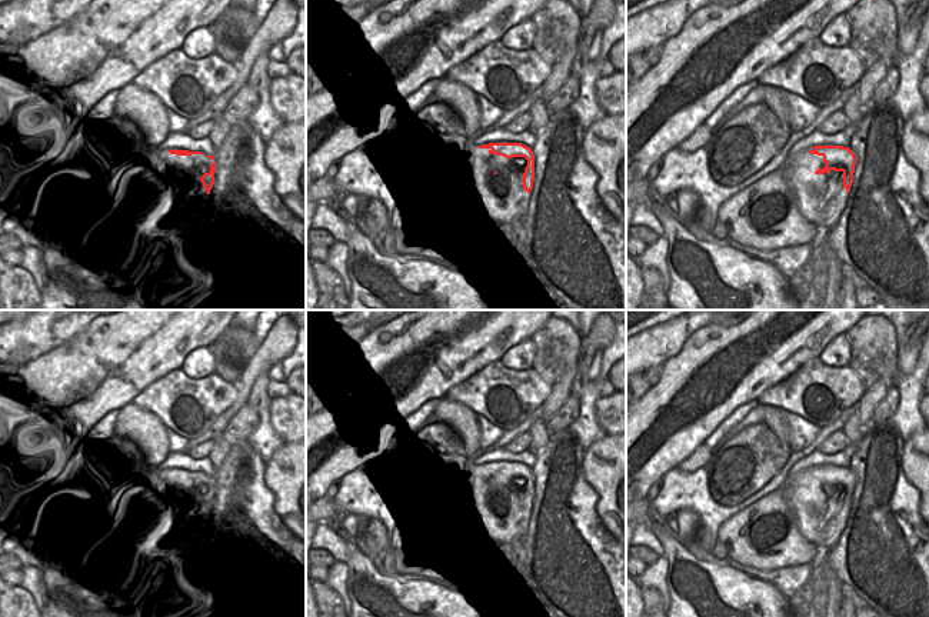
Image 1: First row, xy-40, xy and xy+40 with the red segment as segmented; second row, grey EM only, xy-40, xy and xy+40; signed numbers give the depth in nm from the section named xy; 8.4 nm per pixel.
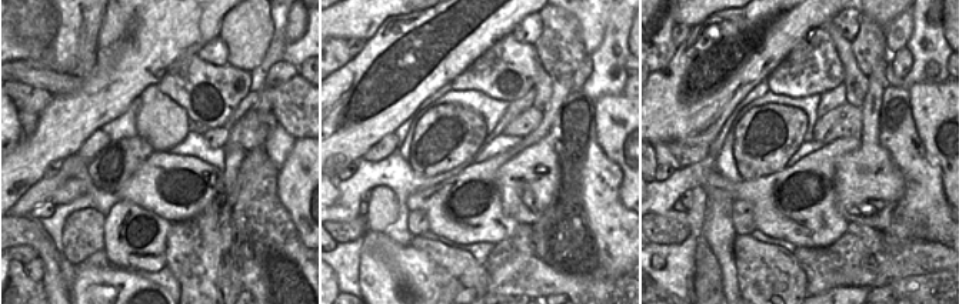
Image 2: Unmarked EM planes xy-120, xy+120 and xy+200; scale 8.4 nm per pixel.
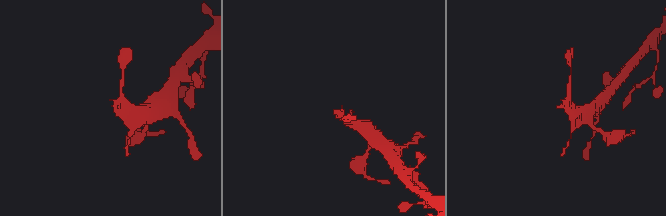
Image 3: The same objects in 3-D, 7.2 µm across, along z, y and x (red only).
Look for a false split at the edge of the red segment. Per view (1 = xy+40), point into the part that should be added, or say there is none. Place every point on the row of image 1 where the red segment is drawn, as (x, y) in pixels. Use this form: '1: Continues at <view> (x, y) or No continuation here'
1: Continues at xy+40 (821, 199).

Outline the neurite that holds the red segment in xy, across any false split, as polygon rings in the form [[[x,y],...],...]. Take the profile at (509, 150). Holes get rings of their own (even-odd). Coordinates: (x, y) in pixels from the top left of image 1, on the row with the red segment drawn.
[[[522,143],[483,144],[470,149],[446,180],[453,180],[460,187],[473,210],[487,224],[512,226],[527,210],[535,180],[535,154]]]

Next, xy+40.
[[[815,146],[788,157],[780,169],[802,217],[830,229],[848,204],[855,166],[856,156],[849,147]]]

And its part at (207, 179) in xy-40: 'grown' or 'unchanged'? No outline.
grown

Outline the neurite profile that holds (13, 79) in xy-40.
[[[7,71],[6,79],[0,81],[0,93],[14,93],[21,83],[21,74],[17,71]]]

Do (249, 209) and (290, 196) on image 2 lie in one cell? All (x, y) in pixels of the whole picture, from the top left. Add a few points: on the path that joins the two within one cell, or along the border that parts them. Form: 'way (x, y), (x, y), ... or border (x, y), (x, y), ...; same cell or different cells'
border (277, 169), (277, 199), (295, 229); different cells

